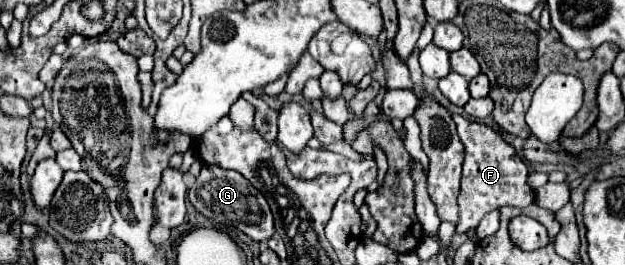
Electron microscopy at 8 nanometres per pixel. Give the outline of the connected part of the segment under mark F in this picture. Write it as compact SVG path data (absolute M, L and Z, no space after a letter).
M452 114L458 136L466 146L466 158L464 158L464 170L462 170L462 186L458 196L460 206L460 218L456 232L464 234L470 228L476 228L482 216L488 212L502 208L502 206L514 206L514 208L526 208L534 202L534 190L526 184L528 168L524 160L514 152L514 148L490 126L468 120L460 114Z

